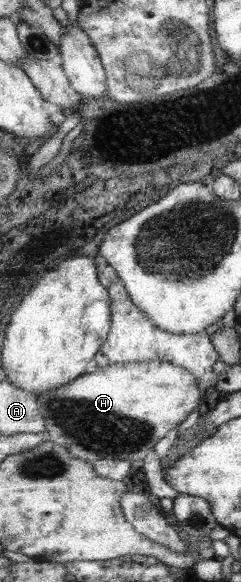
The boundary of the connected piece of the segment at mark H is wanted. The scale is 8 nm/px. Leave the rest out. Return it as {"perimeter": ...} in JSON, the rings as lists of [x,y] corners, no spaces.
{"perimeter":[[[148,361],[146,363],[118,363],[110,367],[98,368],[95,367],[94,372],[80,376],[76,381],[68,383],[66,386],[60,386],[56,390],[50,390],[48,393],[40,394],[37,397],[40,403],[40,409],[44,417],[46,417],[48,439],[67,447],[76,458],[84,459],[86,461],[95,462],[99,459],[113,459],[113,460],[132,460],[139,464],[154,447],[156,443],[166,437],[169,431],[172,431],[176,425],[180,425],[186,419],[194,419],[196,415],[202,410],[206,402],[206,389],[200,387],[200,381],[196,379],[196,375],[192,375],[192,371],[186,368],[177,367],[175,364],[166,361]]]}

